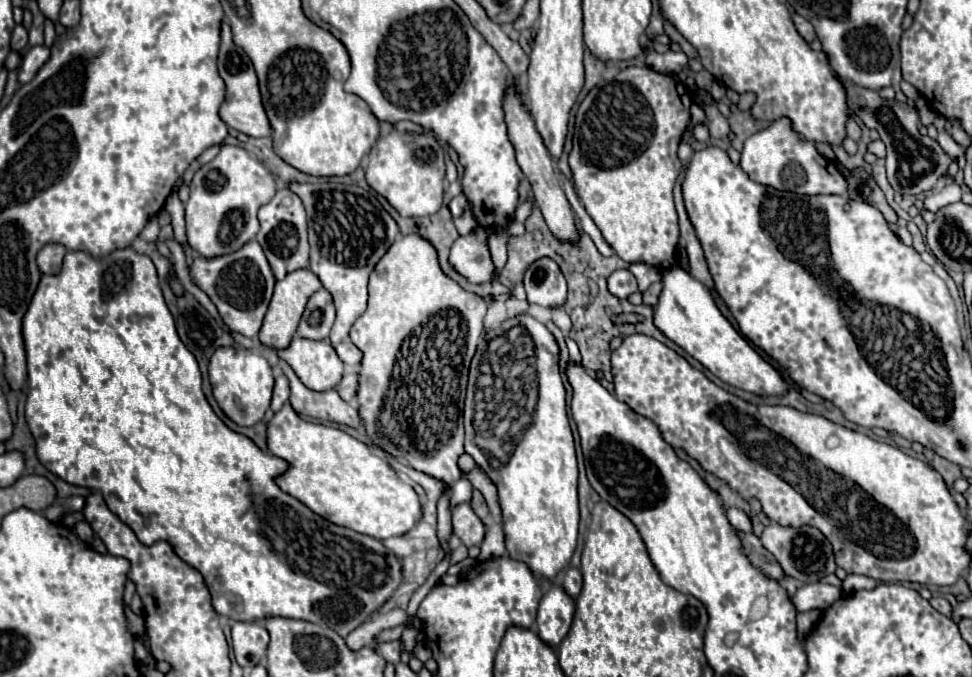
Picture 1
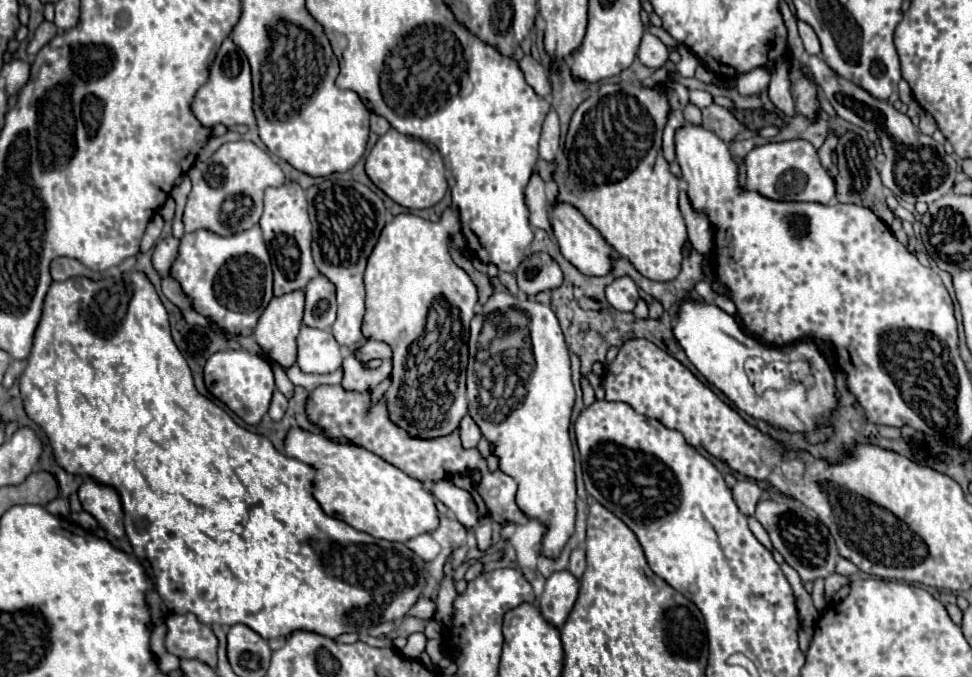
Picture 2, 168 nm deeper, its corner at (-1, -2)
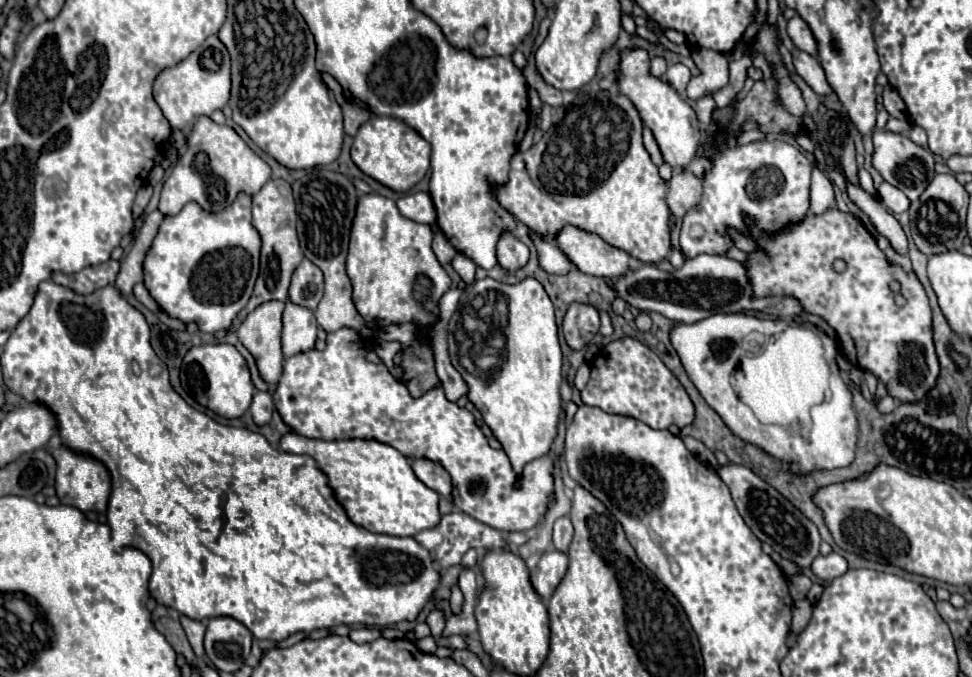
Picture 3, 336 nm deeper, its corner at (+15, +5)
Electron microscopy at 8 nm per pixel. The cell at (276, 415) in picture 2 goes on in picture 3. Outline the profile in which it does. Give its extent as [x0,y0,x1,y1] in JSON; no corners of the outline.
[250,391,274,425]

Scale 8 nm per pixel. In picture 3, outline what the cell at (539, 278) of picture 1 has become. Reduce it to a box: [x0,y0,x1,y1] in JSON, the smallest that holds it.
[496,233,530,273]

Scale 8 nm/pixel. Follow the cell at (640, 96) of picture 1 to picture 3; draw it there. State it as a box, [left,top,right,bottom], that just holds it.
[496,89,670,263]

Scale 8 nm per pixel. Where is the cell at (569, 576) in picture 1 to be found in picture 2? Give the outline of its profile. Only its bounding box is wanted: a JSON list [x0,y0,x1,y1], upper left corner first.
[568,548,586,578]

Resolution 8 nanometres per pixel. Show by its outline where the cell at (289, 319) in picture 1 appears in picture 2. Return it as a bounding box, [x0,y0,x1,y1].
[256,290,304,368]

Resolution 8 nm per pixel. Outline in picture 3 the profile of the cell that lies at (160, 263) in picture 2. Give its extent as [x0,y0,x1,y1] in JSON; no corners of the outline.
[116,209,164,295]

